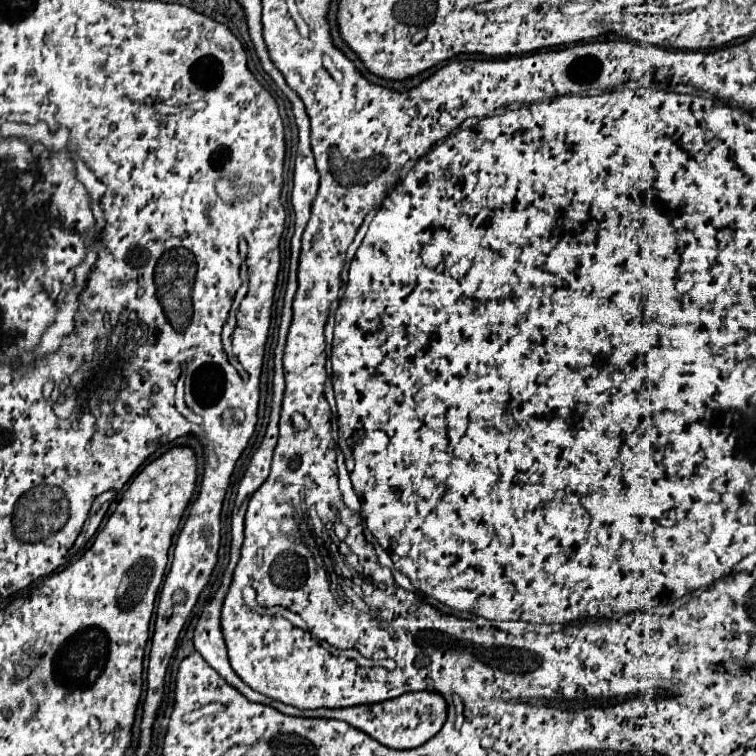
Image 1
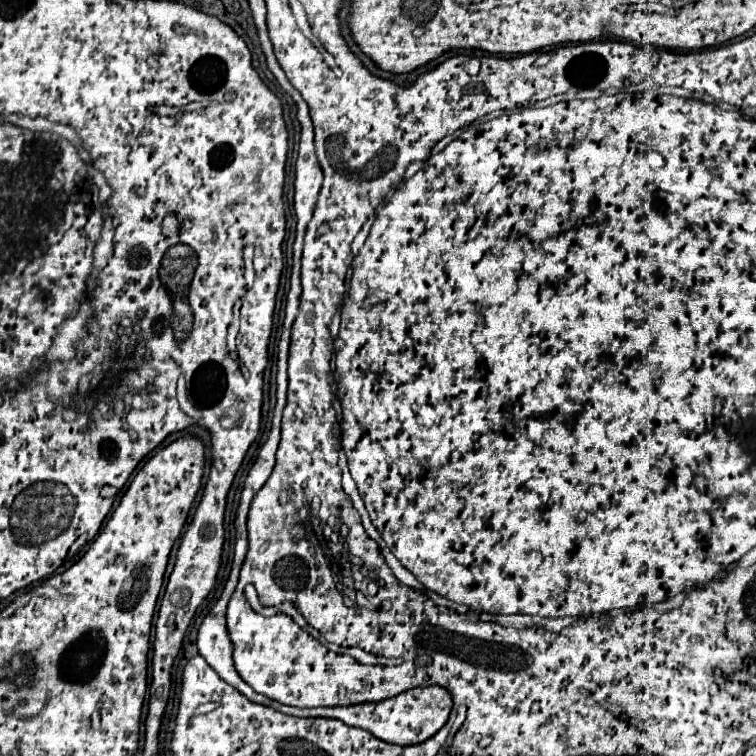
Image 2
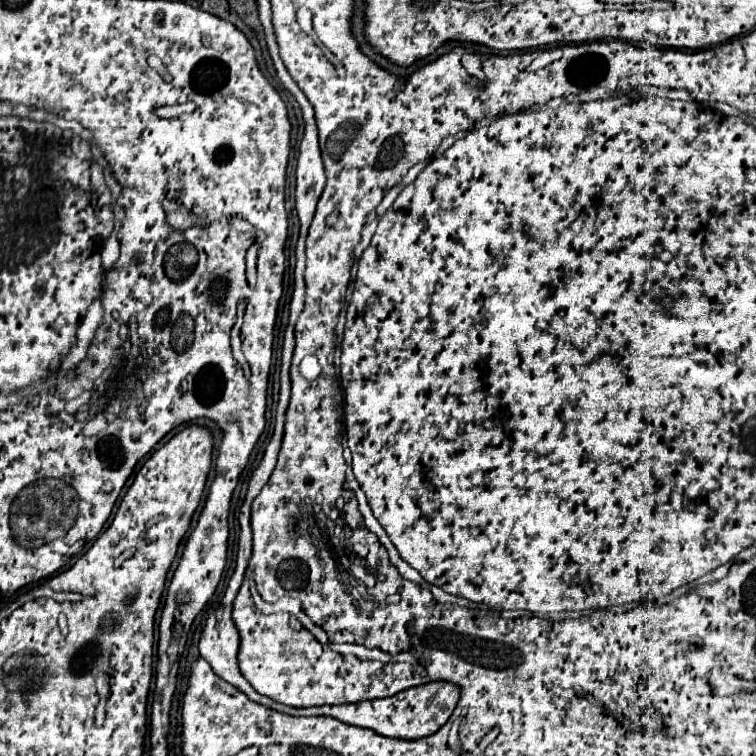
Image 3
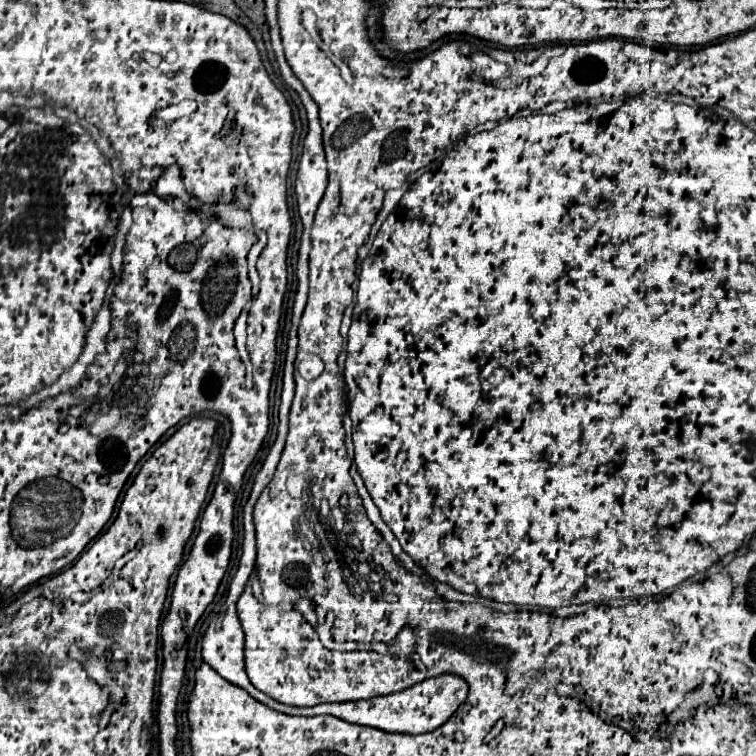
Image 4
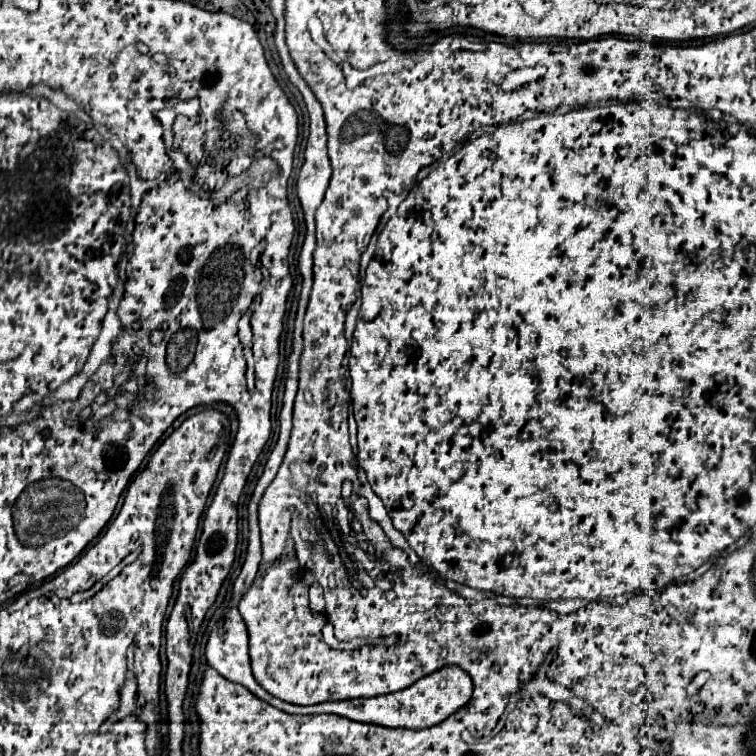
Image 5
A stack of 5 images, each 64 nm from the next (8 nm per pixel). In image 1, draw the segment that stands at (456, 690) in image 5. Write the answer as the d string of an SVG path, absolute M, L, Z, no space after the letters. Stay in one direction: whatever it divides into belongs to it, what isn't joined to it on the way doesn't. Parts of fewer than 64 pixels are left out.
M410 692L392 700L384 700L378 704L364 704L364 706L350 706L350 708L338 708L338 710L298 710L294 706L286 706L282 704L280 708L282 714L288 716L314 716L314 718L336 718L336 720L344 720L350 726L366 732L368 736L372 736L374 740L386 744L388 748L396 748L396 750L408 750L408 748L416 748L420 744L424 744L426 740L430 740L446 722L446 714L448 714L448 704L444 700L444 696L440 692Z

